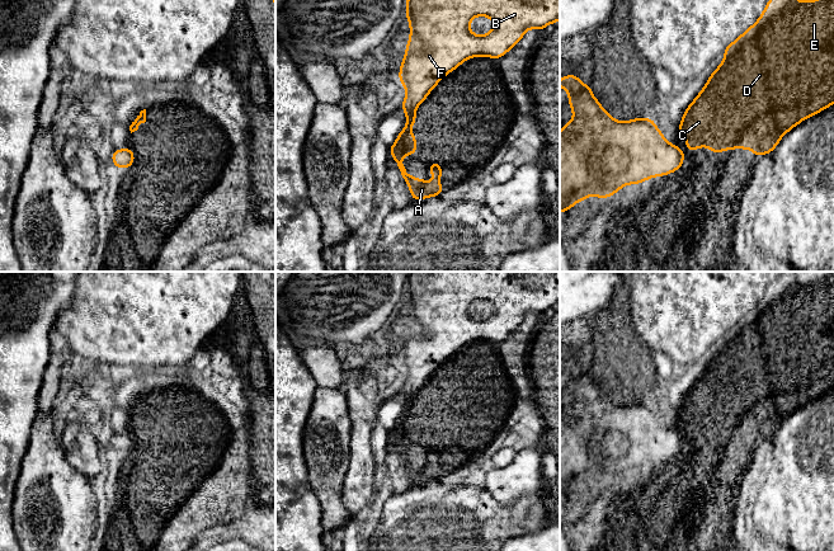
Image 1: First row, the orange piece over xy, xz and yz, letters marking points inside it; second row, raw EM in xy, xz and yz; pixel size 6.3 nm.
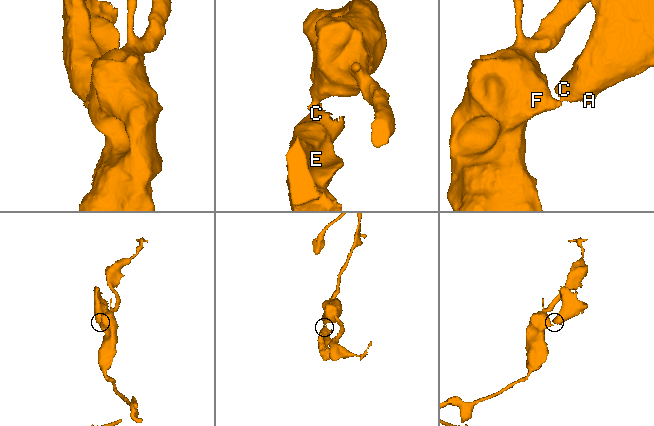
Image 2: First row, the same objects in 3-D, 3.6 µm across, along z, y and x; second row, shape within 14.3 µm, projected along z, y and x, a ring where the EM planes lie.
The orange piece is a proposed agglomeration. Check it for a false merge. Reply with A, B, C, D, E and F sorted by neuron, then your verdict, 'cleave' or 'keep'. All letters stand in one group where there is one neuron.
A C D E / B F | cleave

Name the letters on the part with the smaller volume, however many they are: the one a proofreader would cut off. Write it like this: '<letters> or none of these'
A, C, D, E

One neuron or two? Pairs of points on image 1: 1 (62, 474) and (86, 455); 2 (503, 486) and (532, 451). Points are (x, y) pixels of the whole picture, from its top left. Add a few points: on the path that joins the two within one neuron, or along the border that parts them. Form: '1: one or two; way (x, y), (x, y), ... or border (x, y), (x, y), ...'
1: two; border (60, 438), (65, 458), (88, 479)
2: one; way (512, 477), (529, 460)

